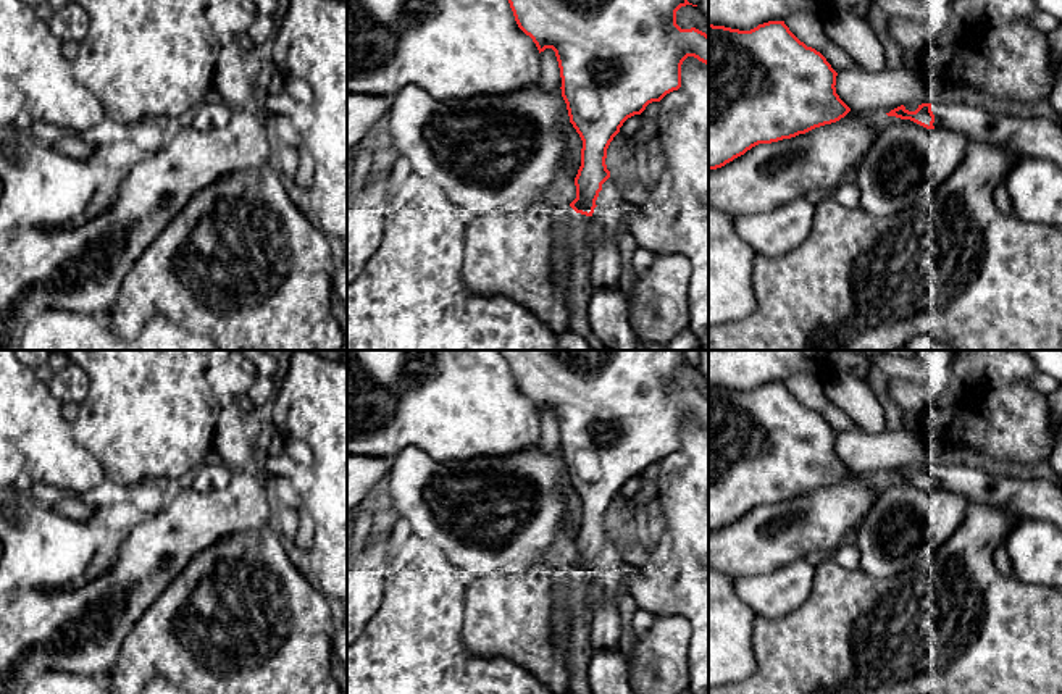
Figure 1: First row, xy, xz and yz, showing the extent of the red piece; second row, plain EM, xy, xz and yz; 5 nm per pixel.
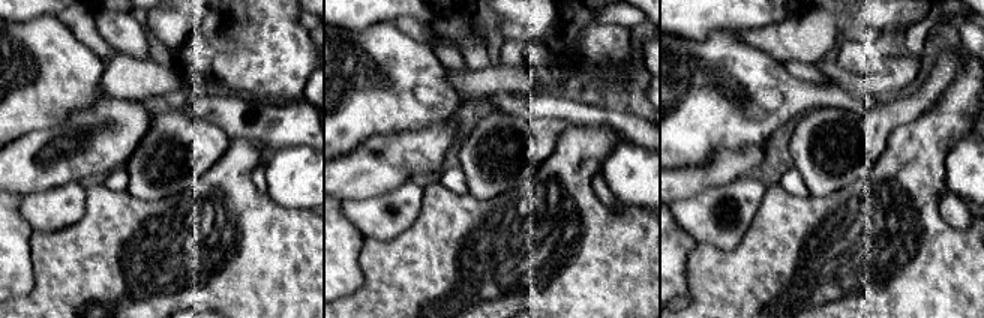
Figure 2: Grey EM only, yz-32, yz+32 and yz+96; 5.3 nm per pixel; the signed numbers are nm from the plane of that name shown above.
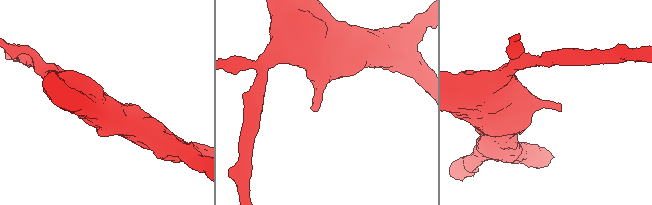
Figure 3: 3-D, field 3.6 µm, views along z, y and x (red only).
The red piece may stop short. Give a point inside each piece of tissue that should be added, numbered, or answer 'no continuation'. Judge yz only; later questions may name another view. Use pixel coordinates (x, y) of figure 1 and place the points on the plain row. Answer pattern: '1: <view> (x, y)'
1: yz (1027, 497)

